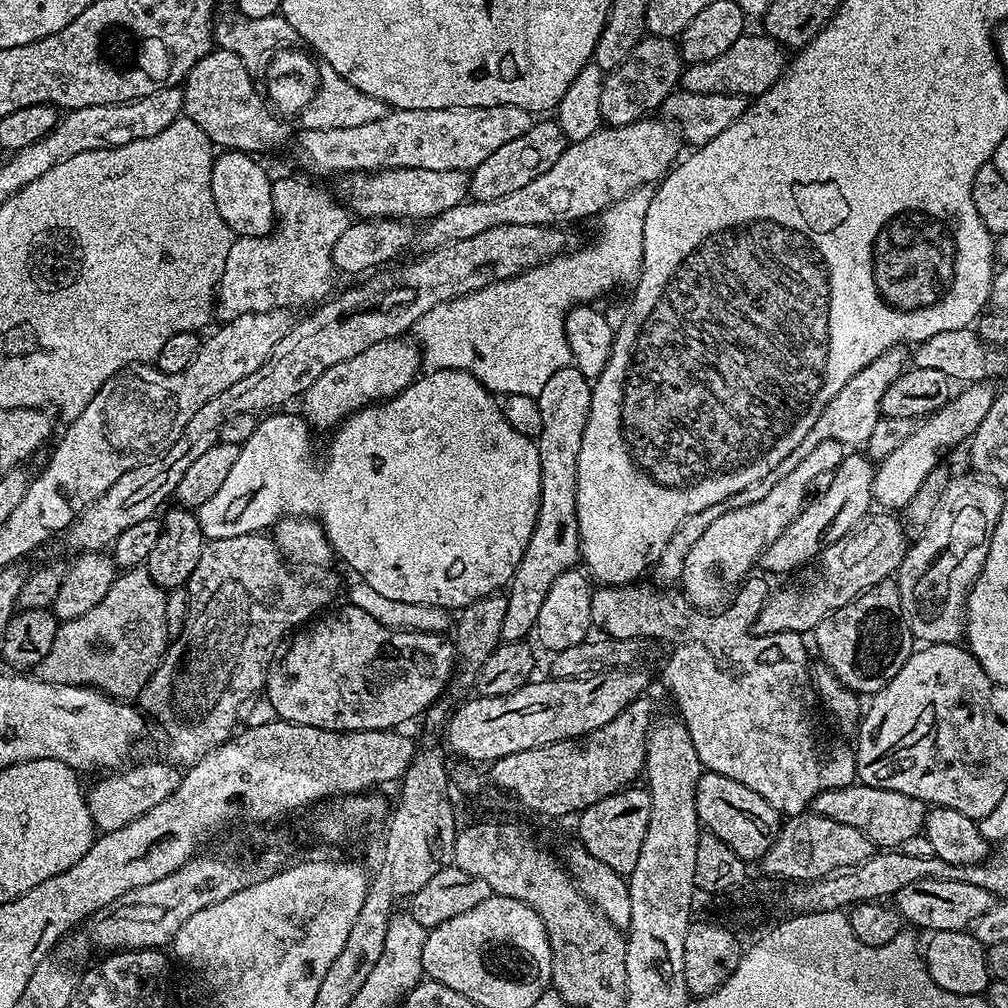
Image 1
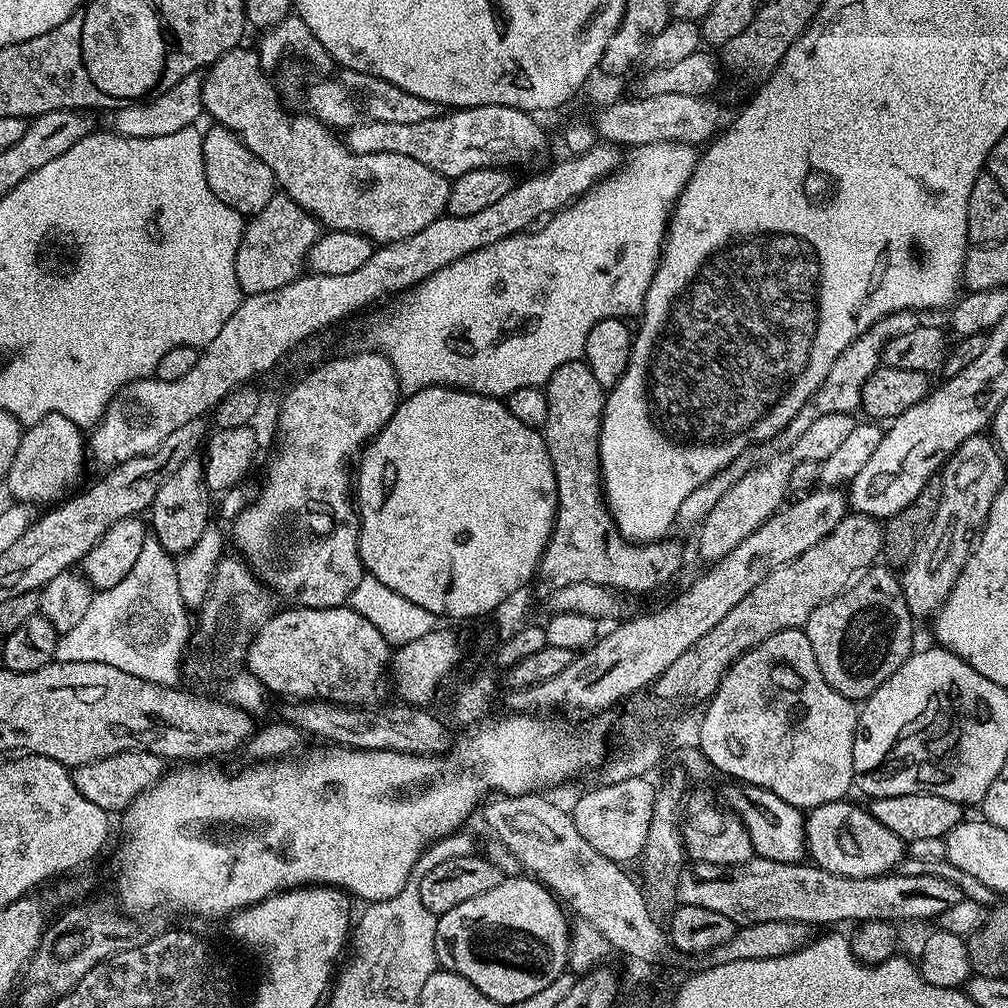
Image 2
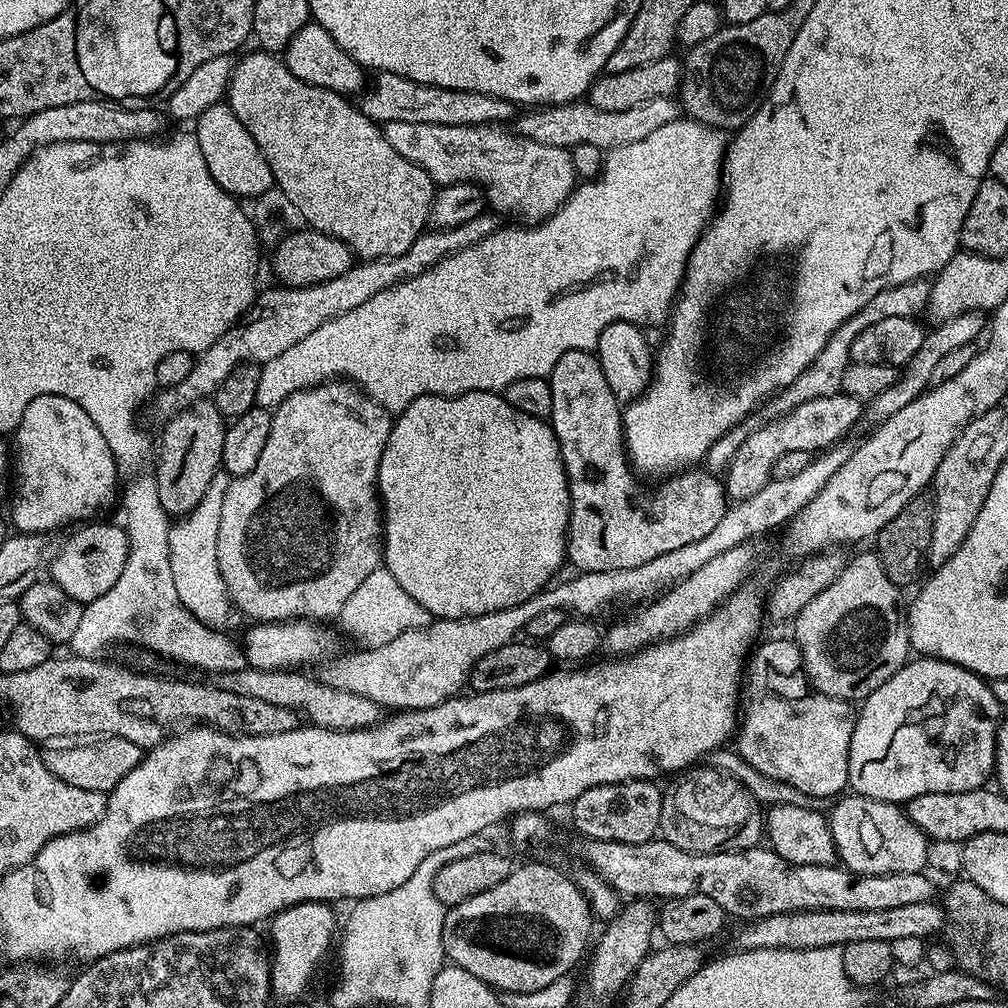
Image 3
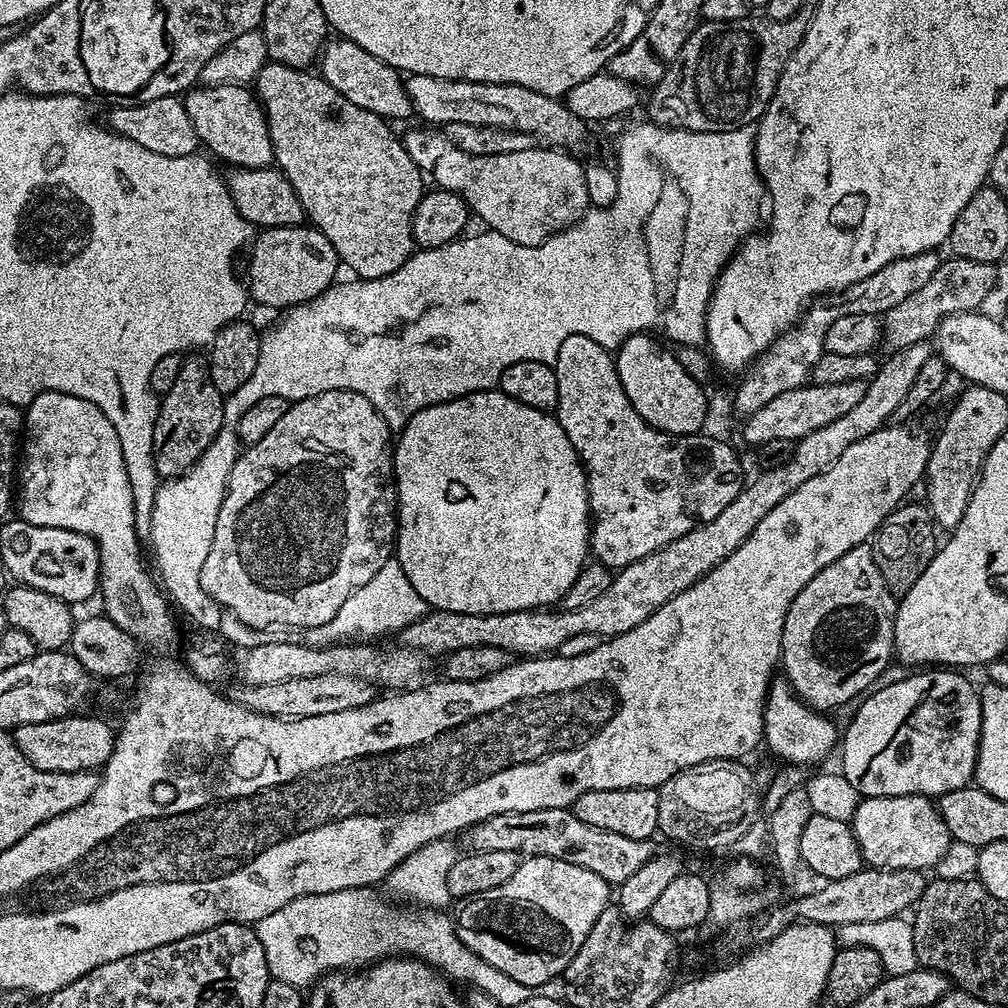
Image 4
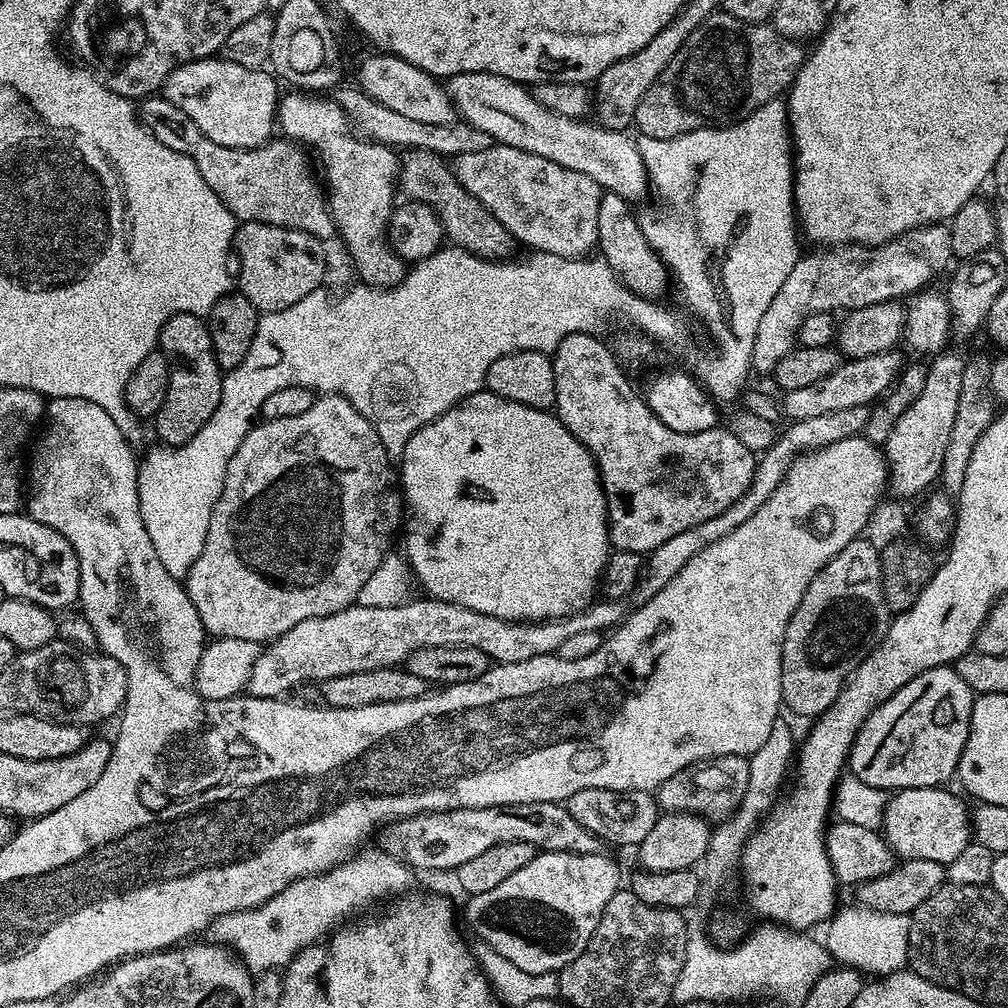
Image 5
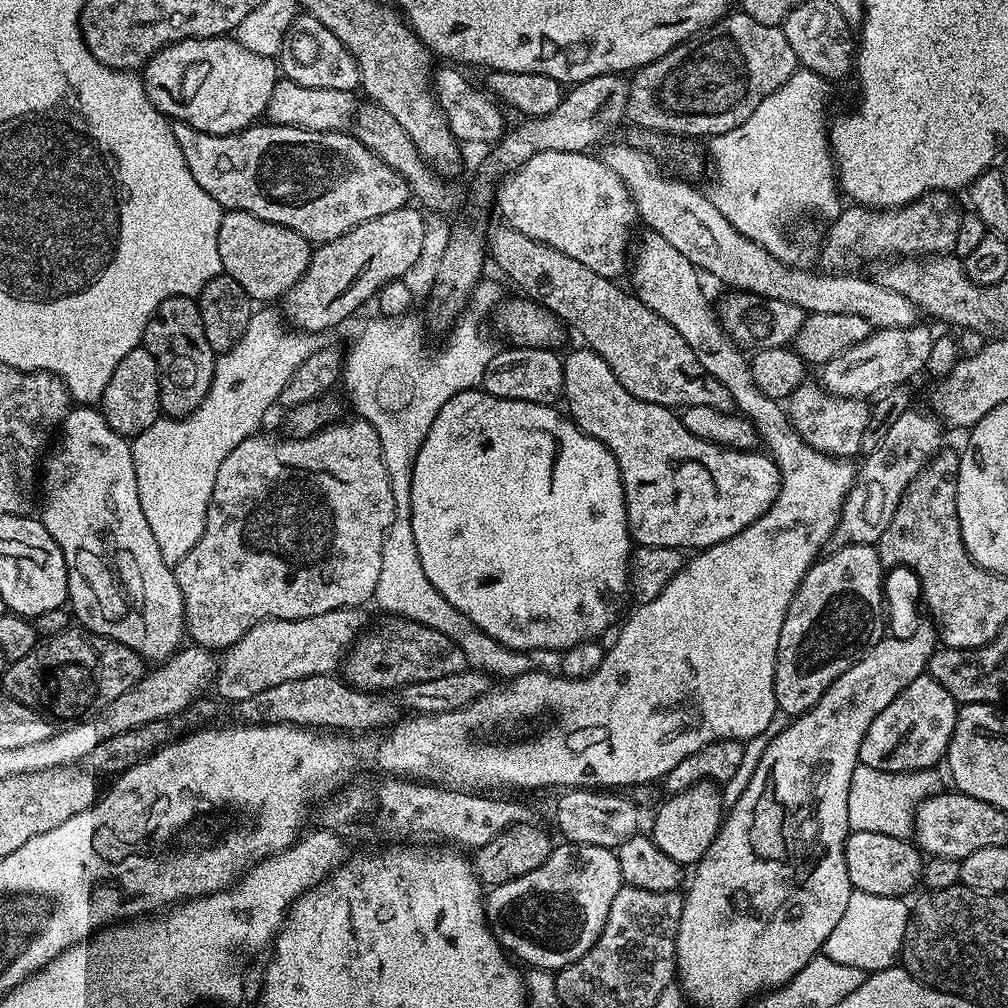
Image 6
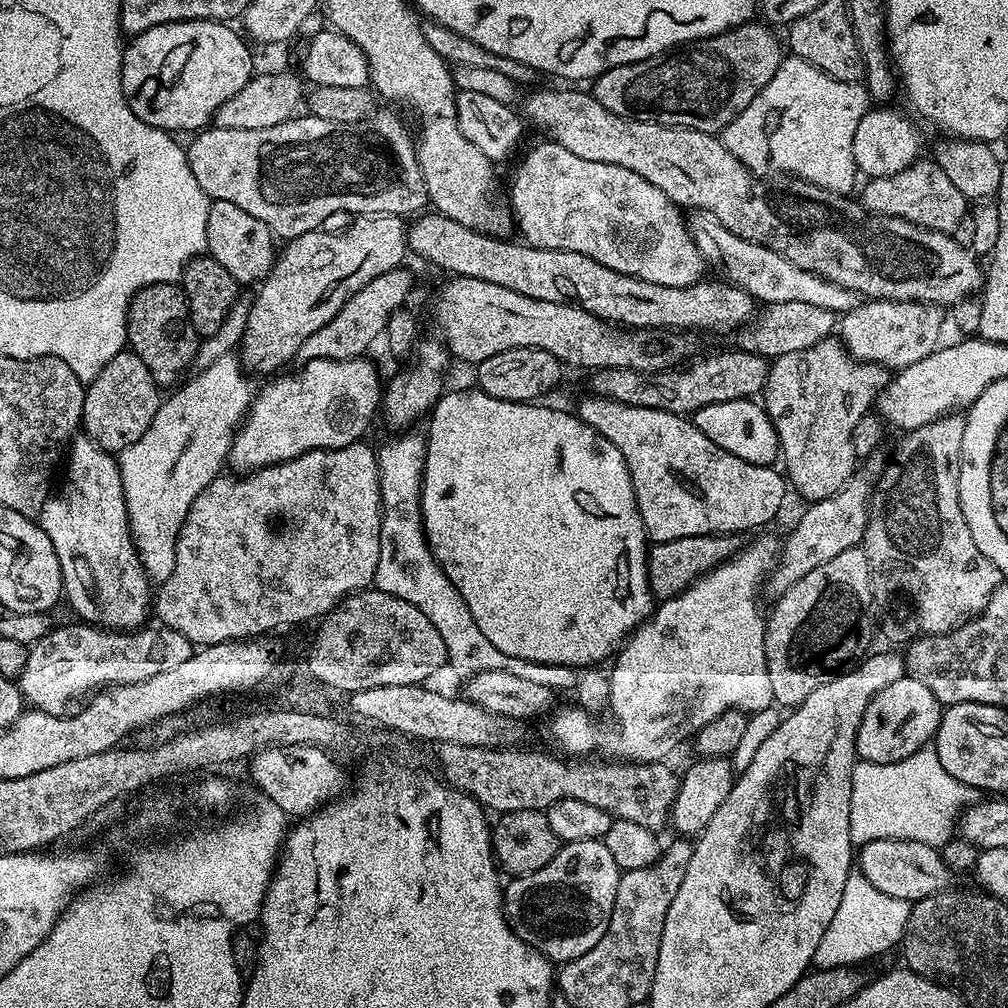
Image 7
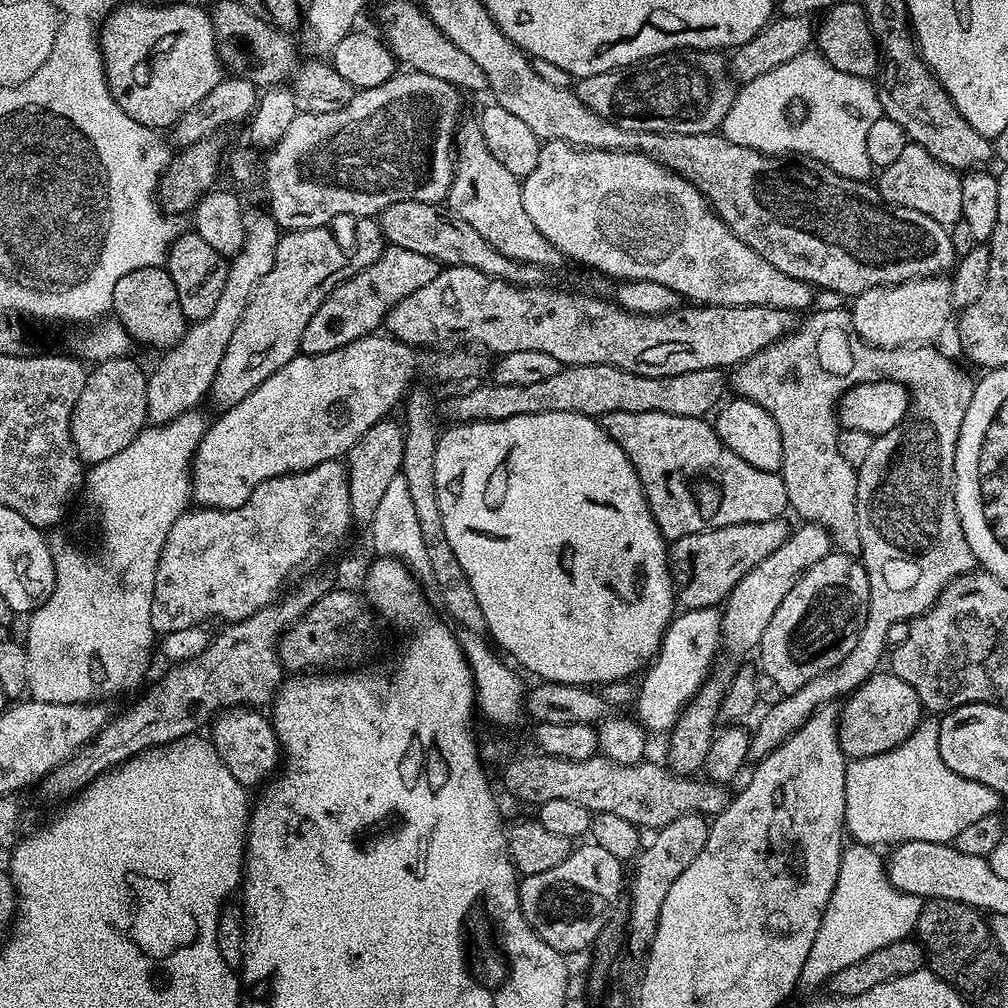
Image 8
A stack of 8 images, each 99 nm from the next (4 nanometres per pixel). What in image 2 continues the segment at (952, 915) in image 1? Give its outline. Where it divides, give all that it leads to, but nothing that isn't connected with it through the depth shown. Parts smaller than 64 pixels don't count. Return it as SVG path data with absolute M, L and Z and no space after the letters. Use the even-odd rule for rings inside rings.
M753 858L745 864L736 864L733 868L723 869L720 875L724 876L703 876L700 872L694 873L693 876L681 875L678 880L678 885L680 884L679 903L706 906L706 910L726 914L726 918L730 918L738 926L764 922L786 922L787 920L817 926L817 924L844 924L847 920L852 920L851 922L930 920L932 922L962 899L958 884L950 882L946 878L934 878L930 874L889 874L874 878L846 878L828 872L825 868L817 868L811 862L787 864L786 862Z

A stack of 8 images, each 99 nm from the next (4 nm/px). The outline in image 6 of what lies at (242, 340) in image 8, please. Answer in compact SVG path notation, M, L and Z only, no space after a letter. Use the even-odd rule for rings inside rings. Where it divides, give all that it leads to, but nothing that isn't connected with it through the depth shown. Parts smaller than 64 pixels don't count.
M419 207L390 210L378 218L356 224L346 234L327 240L313 251L306 270L282 297L282 315L291 327L301 332L321 334L348 320L364 303L371 301L380 287L391 280L407 277L408 271L424 252L428 228Z

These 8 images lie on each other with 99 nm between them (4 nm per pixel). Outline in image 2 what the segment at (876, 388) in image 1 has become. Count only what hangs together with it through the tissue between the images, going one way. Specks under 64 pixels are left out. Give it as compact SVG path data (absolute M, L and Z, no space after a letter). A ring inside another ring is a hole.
M940 310L895 312L894 315L884 317L875 326L868 329L863 337L855 340L830 368L830 374L811 398L811 415L817 417L826 414L838 414L839 412L855 413L862 402L862 386L866 382L866 378L870 378L870 374L875 372L881 363L885 342L914 330L919 324L932 324L936 328L944 328L946 324L945 313Z

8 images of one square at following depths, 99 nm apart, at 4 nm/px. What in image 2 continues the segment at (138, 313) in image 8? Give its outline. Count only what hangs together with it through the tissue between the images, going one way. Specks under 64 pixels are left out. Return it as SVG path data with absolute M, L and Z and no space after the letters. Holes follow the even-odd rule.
M193 458L182 462L166 482L162 482L162 490L154 498L150 509L150 530L156 540L171 552L173 557L179 558L190 551L198 538L210 527L208 515L214 512L214 496L209 492L204 481L206 464L203 459Z

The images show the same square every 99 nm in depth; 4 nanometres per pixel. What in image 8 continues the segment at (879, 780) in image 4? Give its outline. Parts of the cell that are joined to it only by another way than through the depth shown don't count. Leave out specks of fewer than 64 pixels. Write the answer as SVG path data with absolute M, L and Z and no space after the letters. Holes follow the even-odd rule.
M877 670L843 701L838 719L840 751L848 760L857 760L886 754L886 750L894 750L894 746L906 742L906 738L910 738L920 724L922 709L918 694L914 694L914 689L906 686L902 678L893 676L888 670Z

